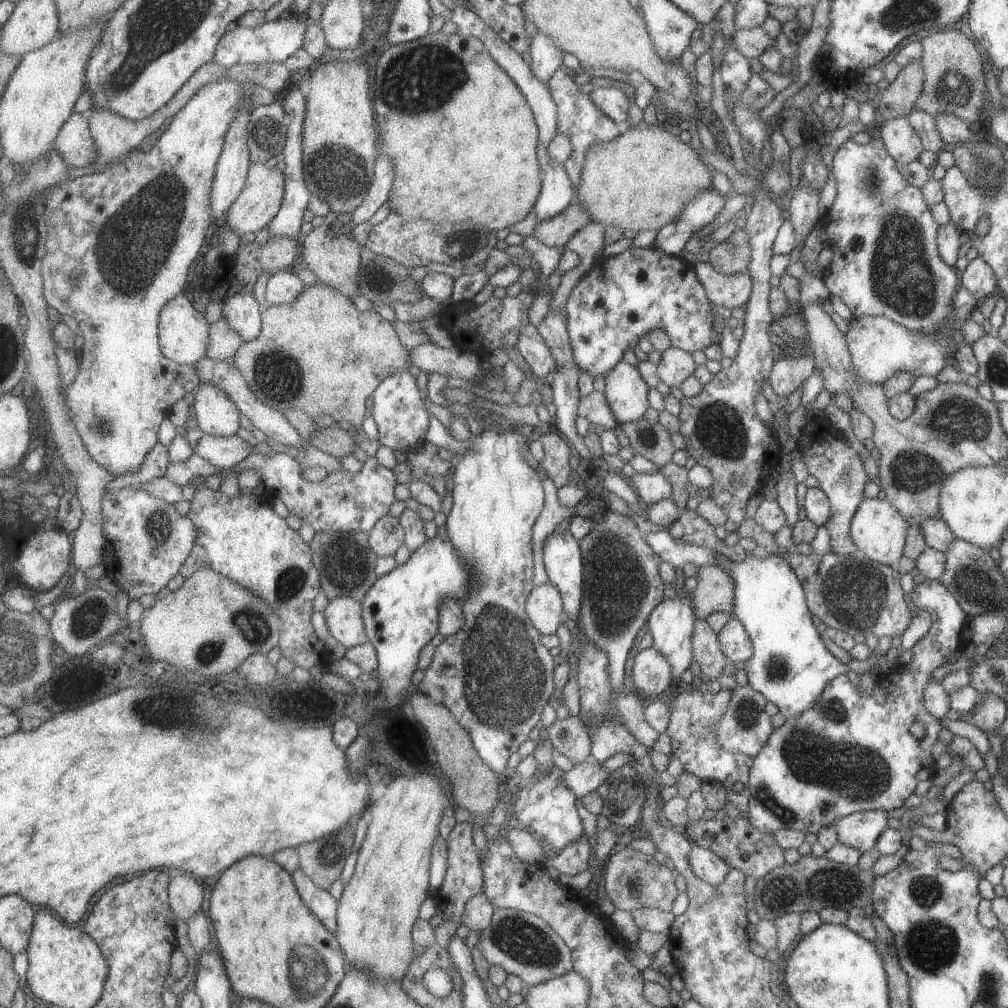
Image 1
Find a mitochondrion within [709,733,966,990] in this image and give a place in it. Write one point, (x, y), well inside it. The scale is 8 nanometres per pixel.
(930, 946)

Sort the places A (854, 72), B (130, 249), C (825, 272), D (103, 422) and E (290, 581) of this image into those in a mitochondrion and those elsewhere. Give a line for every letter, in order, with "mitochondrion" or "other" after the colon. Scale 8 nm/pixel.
A: other
B: mitochondrion
C: other
D: mitochondrion
E: mitochondrion

